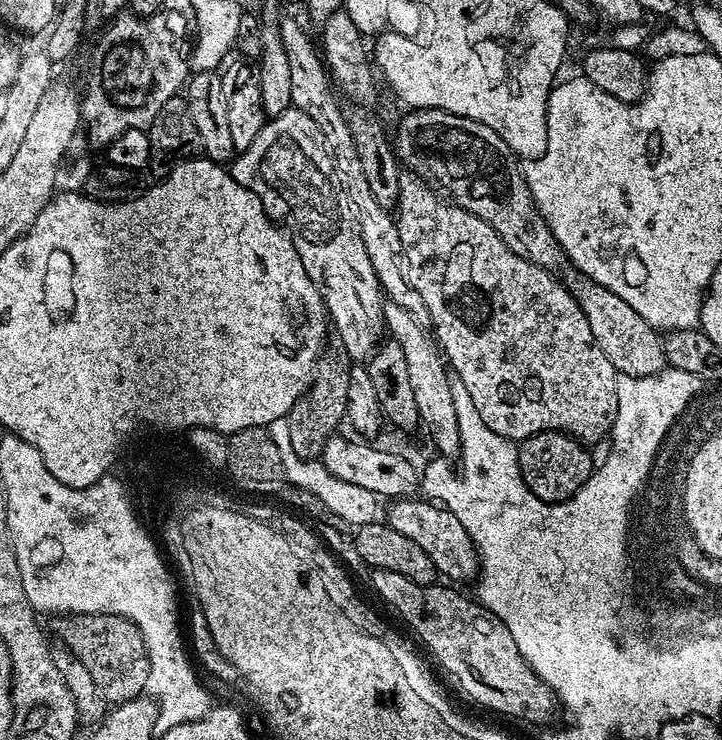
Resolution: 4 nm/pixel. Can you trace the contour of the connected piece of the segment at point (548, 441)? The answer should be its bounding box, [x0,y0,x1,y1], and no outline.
[516,432,594,504]

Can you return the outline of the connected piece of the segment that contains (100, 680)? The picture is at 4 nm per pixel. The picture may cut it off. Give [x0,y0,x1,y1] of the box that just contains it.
[52,616,152,706]

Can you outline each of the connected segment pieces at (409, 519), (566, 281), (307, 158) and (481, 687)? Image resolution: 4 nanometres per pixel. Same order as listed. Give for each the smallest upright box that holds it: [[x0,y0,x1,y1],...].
[[386,498,480,581],[394,108,666,376],[230,107,386,362],[372,569,558,724]]

